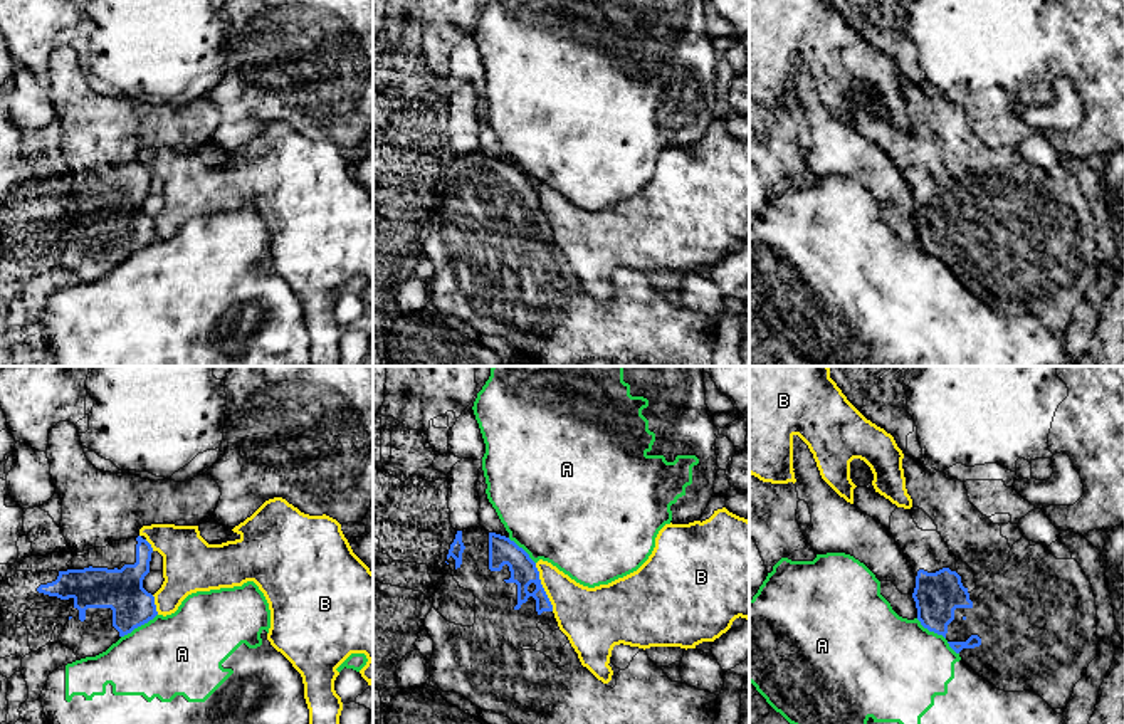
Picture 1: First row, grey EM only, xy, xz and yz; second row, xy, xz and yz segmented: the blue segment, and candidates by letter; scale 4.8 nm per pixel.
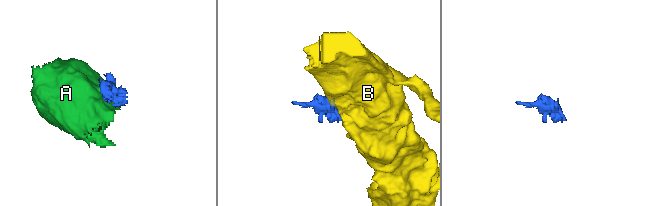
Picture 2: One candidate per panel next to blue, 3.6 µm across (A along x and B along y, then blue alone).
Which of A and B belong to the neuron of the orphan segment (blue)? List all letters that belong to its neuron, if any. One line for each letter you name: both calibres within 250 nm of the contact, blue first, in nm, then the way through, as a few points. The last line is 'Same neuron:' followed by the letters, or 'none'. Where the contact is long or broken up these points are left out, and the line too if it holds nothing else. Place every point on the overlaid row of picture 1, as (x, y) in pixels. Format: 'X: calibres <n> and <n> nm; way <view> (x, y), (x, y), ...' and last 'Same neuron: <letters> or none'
Same neuron: none

